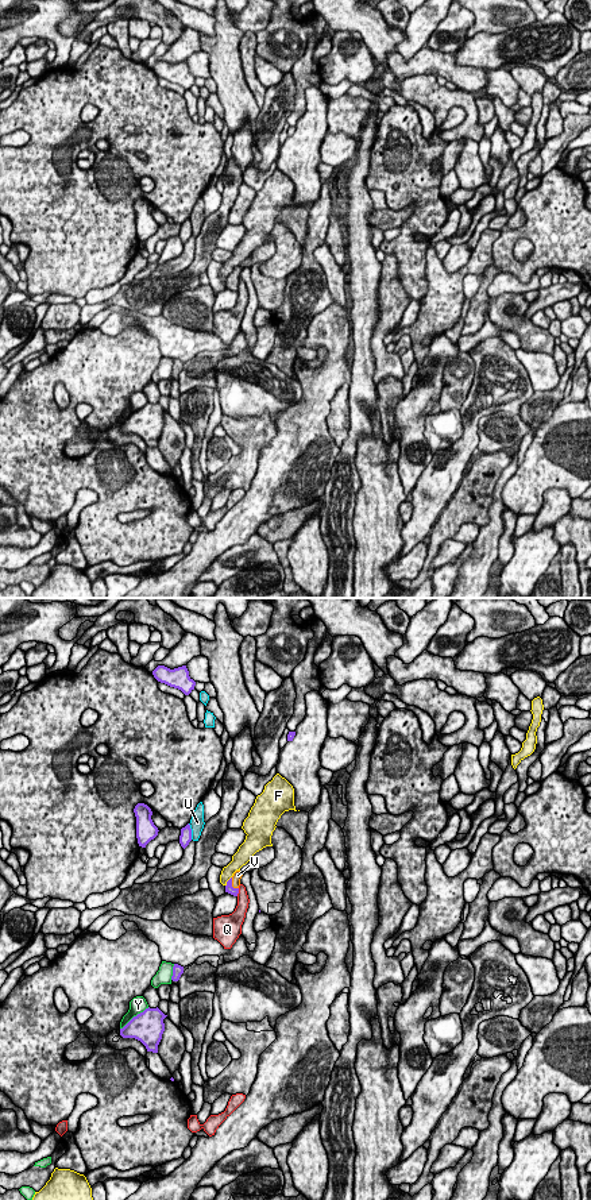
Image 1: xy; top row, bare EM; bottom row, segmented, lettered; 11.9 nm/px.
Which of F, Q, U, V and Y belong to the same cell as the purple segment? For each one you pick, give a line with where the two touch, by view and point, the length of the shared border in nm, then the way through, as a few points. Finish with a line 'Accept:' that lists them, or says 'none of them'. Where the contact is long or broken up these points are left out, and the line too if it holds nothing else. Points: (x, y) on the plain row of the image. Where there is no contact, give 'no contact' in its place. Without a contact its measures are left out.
V: meets purple in xy at (231, 280); contact 170 nm long; runs through xy (228, 284), (231, 280), (238, 270)
Accept: V

